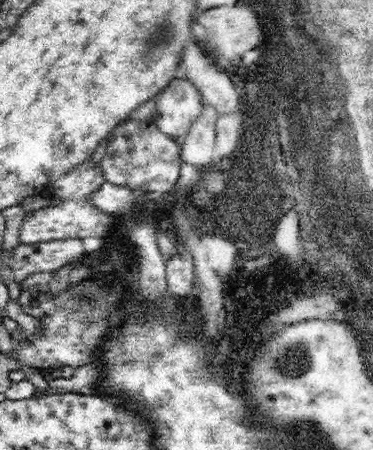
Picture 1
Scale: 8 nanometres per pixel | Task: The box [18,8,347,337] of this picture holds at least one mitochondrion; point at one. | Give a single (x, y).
(82, 305)

